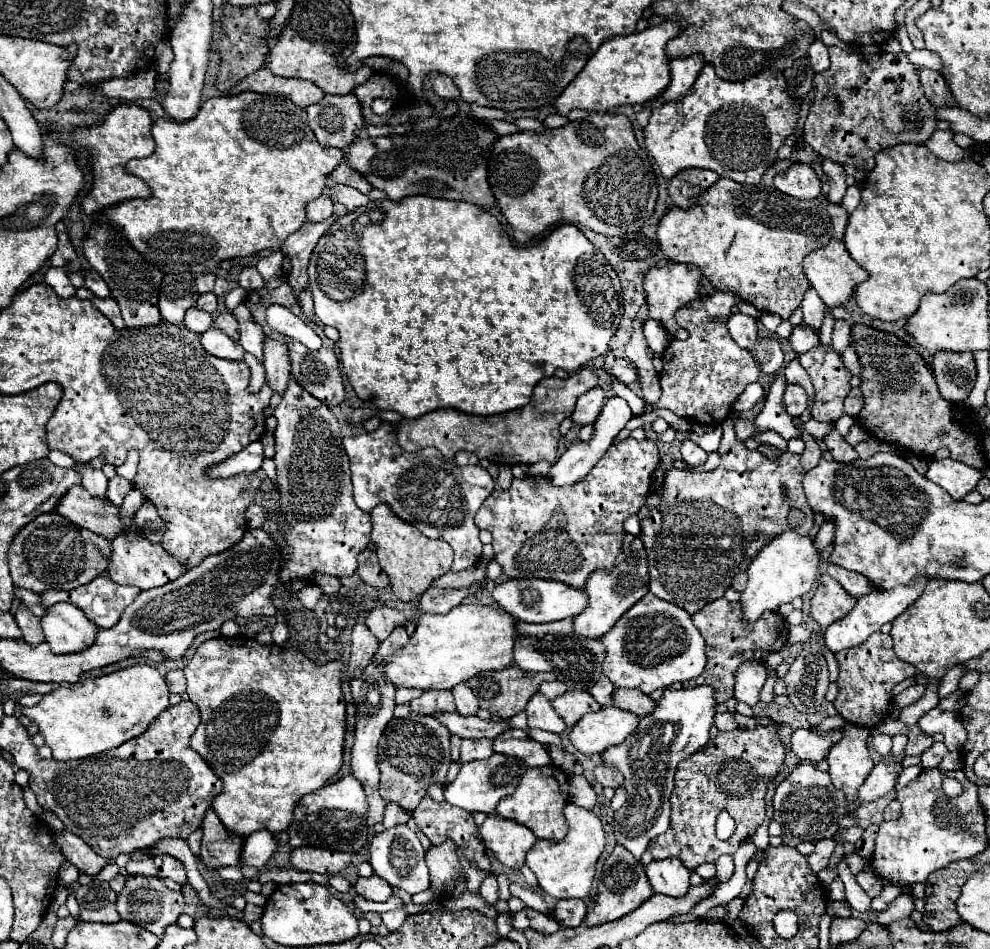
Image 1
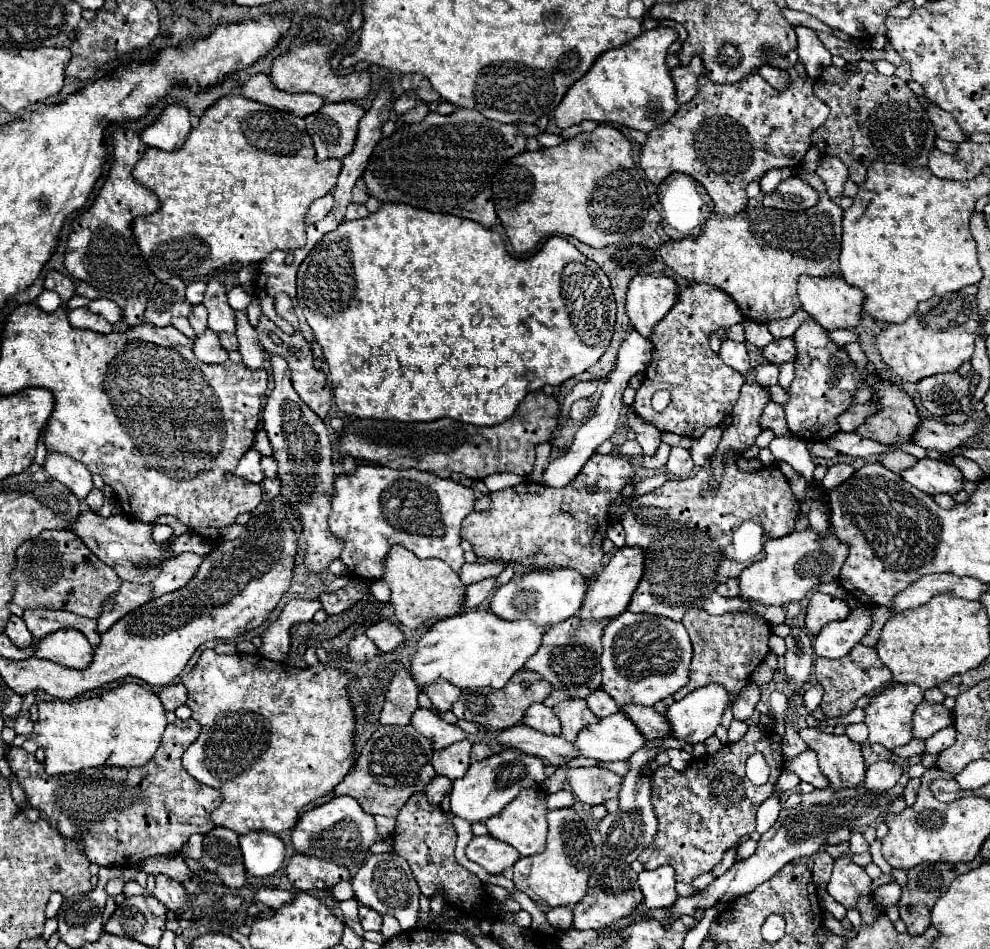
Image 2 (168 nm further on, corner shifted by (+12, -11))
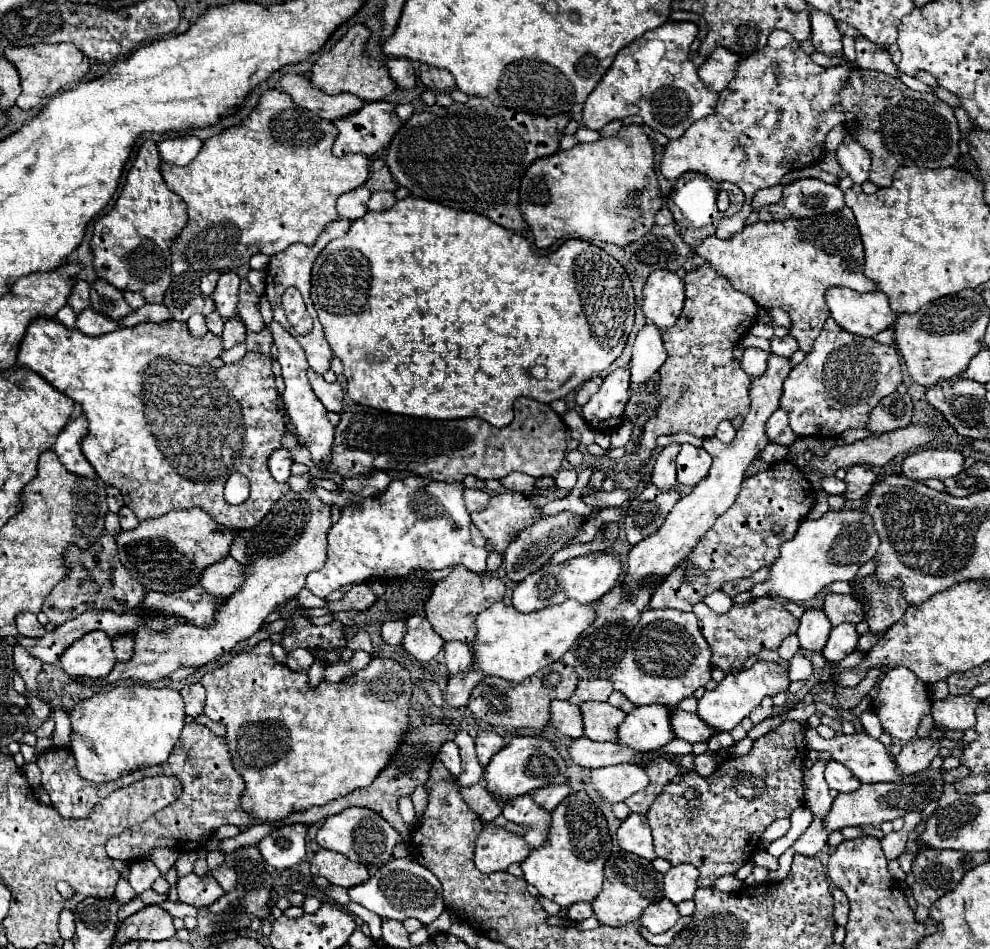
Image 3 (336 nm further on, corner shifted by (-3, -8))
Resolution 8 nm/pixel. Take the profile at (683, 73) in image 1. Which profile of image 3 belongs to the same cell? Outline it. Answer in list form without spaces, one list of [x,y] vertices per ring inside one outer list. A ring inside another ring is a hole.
[[[715,48],[707,62],[699,68],[699,78],[703,80],[707,90],[719,94],[721,90],[727,88],[729,80],[735,76],[737,62],[739,58],[735,58],[735,54],[729,54],[729,50]]]

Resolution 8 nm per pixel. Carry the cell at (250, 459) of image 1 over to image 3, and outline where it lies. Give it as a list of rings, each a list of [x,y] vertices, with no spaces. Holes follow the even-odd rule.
[[[283,448],[275,450],[275,452],[269,456],[269,460],[267,460],[269,472],[271,472],[271,476],[273,476],[277,482],[287,482],[287,480],[289,480],[289,476],[291,476],[289,468],[291,468],[291,464],[293,464],[291,454],[289,454],[287,450],[283,450]]]

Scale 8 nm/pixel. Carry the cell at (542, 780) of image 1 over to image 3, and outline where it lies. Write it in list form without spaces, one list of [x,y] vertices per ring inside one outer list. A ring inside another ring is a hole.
[[[531,796],[507,802],[503,806],[503,816],[509,822],[515,822],[525,828],[523,838],[531,848],[543,846],[547,842],[551,828],[551,812],[539,806]]]

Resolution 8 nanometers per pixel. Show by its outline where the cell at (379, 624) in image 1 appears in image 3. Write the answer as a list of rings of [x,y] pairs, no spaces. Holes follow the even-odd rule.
[[[411,616],[407,620],[407,632],[401,644],[419,662],[429,662],[439,654],[445,640],[431,630],[431,624],[423,616]]]

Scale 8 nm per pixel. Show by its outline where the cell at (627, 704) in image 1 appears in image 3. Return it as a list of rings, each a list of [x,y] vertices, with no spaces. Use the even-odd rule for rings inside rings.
[[[671,708],[671,728],[675,738],[683,738],[691,744],[707,742],[715,732],[693,712],[683,712],[681,708]]]

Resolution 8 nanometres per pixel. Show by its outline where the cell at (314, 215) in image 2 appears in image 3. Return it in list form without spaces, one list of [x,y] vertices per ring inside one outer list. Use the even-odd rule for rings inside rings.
[[[359,186],[347,194],[343,194],[337,200],[337,214],[341,218],[349,218],[349,220],[357,220],[367,212],[367,198],[371,196],[371,192],[367,190],[367,186]]]

